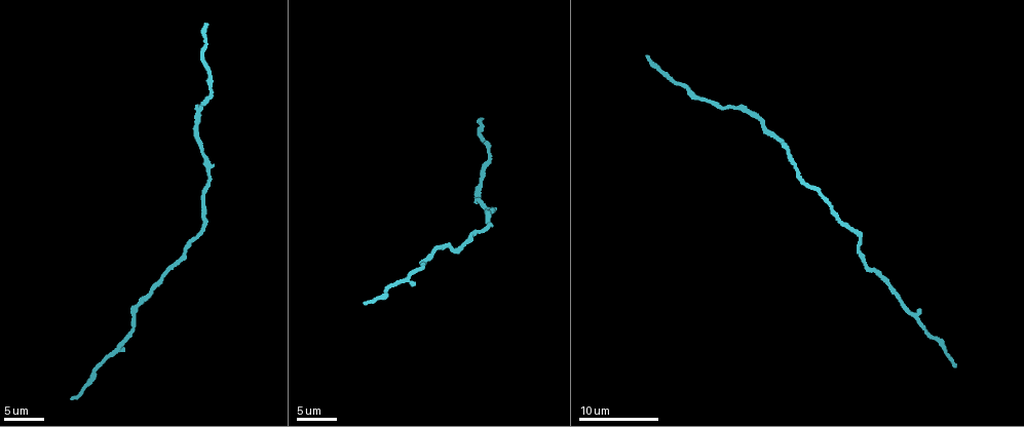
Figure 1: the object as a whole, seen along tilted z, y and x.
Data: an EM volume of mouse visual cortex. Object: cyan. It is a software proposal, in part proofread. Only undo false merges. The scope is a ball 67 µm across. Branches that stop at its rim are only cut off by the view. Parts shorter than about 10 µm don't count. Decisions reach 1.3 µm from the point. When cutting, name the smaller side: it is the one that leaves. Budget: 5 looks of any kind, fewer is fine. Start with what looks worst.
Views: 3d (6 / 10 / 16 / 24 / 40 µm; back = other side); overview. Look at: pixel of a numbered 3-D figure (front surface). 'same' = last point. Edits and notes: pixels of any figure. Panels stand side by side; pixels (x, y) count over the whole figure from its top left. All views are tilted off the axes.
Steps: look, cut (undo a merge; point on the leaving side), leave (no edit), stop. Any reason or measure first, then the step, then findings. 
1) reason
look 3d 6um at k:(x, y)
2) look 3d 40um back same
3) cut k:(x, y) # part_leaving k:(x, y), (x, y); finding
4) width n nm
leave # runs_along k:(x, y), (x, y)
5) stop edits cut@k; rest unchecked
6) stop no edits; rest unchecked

sudden change in width
look 3d 10um at 1:(198, 108)

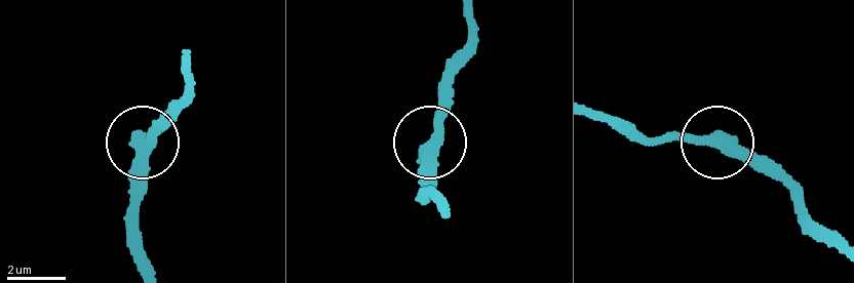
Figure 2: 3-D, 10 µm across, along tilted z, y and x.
leave # runs_along 2:(838, 239), (785, 184), (720, 144), (642, 135); all the same cell

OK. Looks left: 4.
sudden change in width
look 3d 16um at 1:(701, 98)

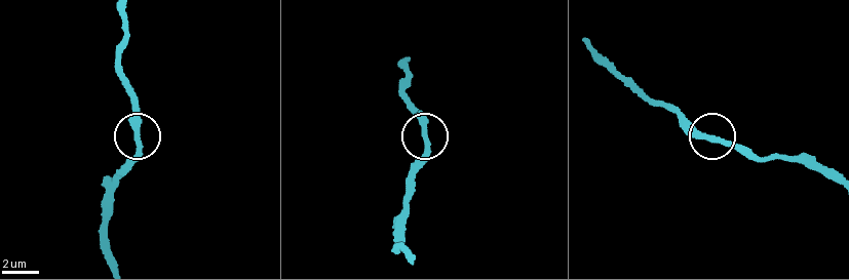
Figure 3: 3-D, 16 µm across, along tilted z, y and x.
width 290 nm
leave # runs_along 3:(837, 180), (800, 162), (722, 145), (678, 113); continuous, no second cell

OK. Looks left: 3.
look 3d 10um at 1:(817, 189)

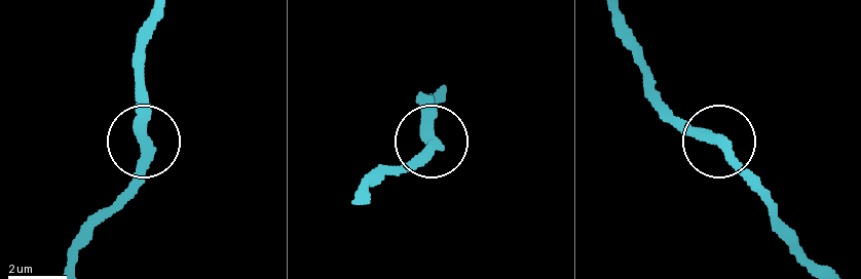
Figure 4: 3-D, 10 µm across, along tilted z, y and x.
leave # all the same cell

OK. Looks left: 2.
stop no edits; rest unchecked

